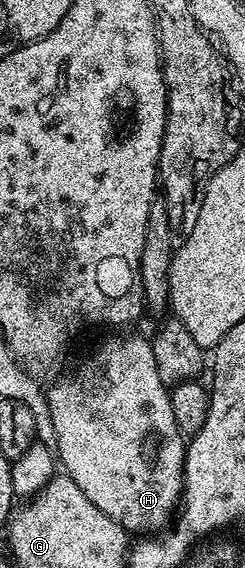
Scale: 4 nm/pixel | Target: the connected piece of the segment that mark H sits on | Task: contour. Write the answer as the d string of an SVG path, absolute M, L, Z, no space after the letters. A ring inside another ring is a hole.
M133 332L122 333L125 334L122 338L107 339L78 370L71 371L66 378L61 378L53 387L48 387L47 395L52 423L55 424L55 432L58 433L57 458L63 467L64 473L68 474L71 480L75 480L75 484L79 484L79 488L83 491L83 496L87 496L87 500L91 500L95 504L95 508L99 508L99 512L111 516L111 520L115 520L127 532L142 530L140 532L142 535L149 536L154 532L164 531L174 521L175 511L181 501L183 489L177 483L177 454L185 454L187 442L177 442L178 436L182 433L181 430L173 430L175 412L171 412L170 387L165 386L159 380L159 368L155 368L155 352L153 351L152 341L148 337L144 338L141 334L129 333ZM157 434L161 434L161 446L157 446L157 450L161 450L161 454L157 454L157 458L153 458L153 462L157 462L157 466L153 466L153 462L149 462L149 466L145 466L145 458L141 458L141 446L145 446L145 438L157 438Z

